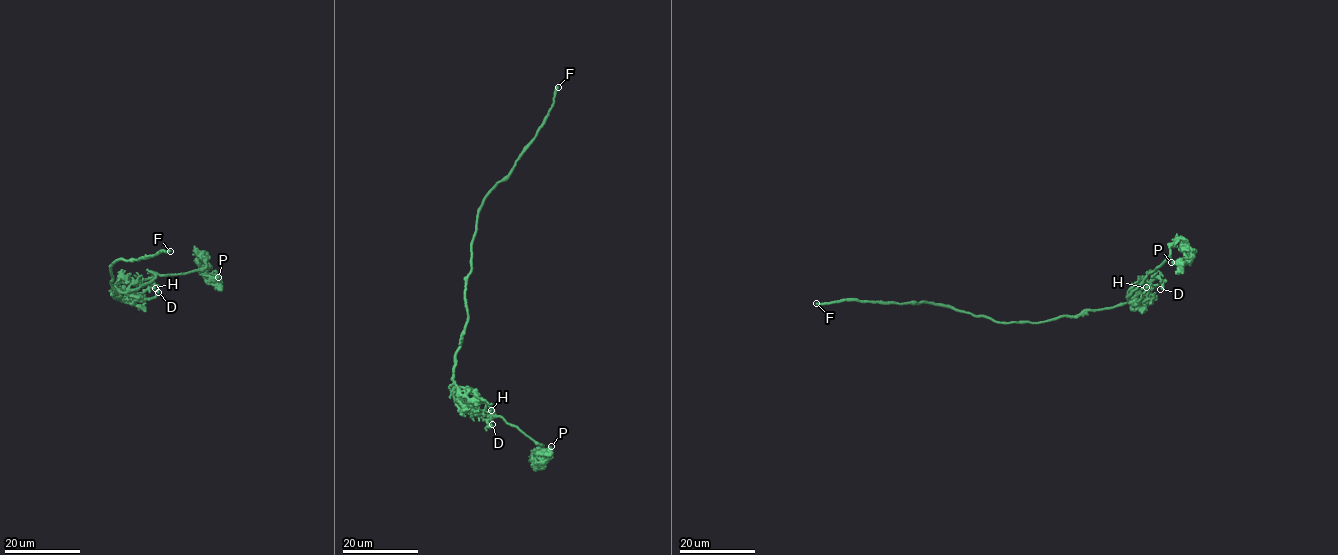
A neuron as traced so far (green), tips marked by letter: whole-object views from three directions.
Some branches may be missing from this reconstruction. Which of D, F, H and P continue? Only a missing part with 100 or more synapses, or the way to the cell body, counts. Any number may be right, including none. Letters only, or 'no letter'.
no letter

